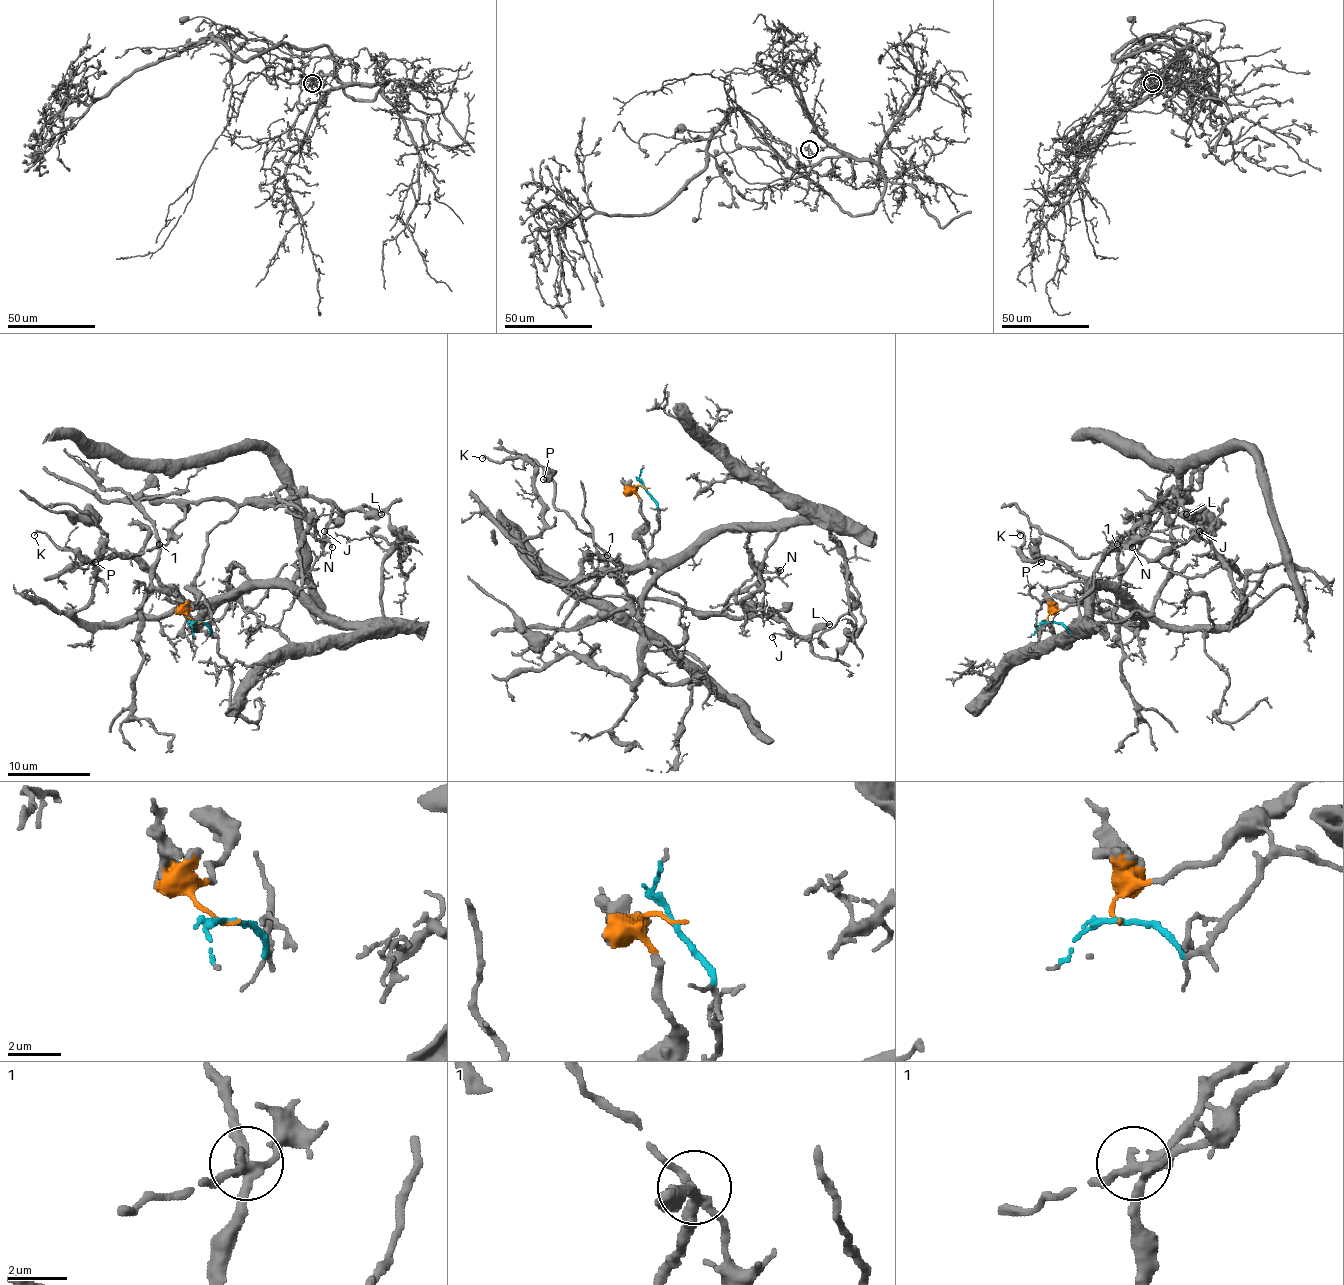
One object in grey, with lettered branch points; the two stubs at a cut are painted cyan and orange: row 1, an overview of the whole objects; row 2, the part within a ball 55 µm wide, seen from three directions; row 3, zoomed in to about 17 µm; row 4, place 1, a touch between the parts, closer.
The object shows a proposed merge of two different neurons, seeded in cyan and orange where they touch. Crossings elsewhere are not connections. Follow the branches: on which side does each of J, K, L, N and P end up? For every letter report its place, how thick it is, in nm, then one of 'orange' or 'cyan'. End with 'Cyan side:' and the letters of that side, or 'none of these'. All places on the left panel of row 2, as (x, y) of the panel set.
J: place (324, 531); calibre 150 nm; orange
K: place (34, 535); calibre 160 nm; cyan
L: place (381, 514); calibre 440 nm; orange
N: place (332, 547); calibre 170 nm; cyan
P: place (95, 562); calibre 460 nm; orange
Cyan side: K, N

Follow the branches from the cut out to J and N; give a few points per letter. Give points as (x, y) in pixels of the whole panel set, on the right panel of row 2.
J: (1050, 623), (1050, 614), (1084, 600), (1125, 569), (1154, 521), (1179, 496), (1179, 504), (1194, 515), (1198, 531)
N: (1050, 623), (1073, 631), (1098, 602), (1119, 606), (1109, 587), (1088, 585), (1102, 556), (1131, 533), (1131, 548)

